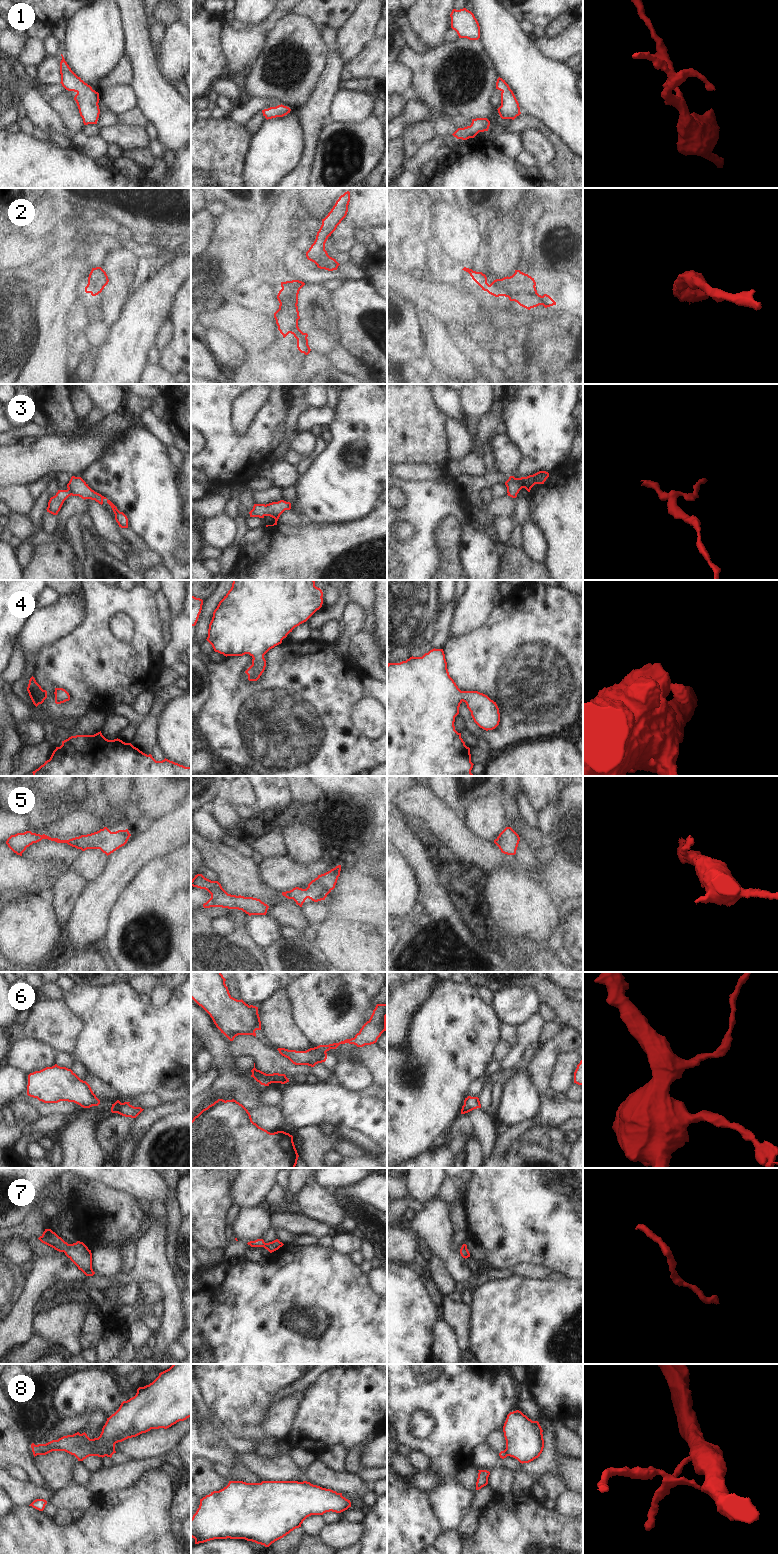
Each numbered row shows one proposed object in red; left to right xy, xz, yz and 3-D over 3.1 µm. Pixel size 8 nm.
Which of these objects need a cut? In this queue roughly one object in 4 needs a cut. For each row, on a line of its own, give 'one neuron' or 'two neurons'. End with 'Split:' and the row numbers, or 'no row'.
1: one neuron
2: one neuron
3: one neuron
4: one neuron
5: one neuron
6: one neuron
7: one neuron
8: two neurons
Split: 8

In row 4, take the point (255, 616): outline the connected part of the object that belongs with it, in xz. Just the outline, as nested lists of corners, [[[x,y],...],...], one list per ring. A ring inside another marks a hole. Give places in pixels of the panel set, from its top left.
[[[233,580],[232,587],[224,598],[219,602],[217,608],[213,612],[212,620],[209,624],[207,641],[212,645],[215,652],[224,656],[243,656],[249,654],[252,659],[252,665],[245,671],[249,681],[257,681],[266,667],[264,655],[275,646],[282,643],[282,640],[292,632],[292,630],[300,624],[306,622],[323,604],[323,592],[315,586],[314,580]]]

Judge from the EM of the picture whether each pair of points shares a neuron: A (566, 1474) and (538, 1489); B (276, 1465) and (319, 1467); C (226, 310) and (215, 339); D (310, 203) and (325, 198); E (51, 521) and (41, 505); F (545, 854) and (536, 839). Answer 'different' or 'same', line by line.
A: same
B: same
C: different
D: same
E: different
F: different

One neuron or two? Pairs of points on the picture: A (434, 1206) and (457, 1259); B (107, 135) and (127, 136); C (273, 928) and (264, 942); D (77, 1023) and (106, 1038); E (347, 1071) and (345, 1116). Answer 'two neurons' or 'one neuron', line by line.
A: one neuron
B: one neuron
C: one neuron
D: two neurons
E: two neurons

